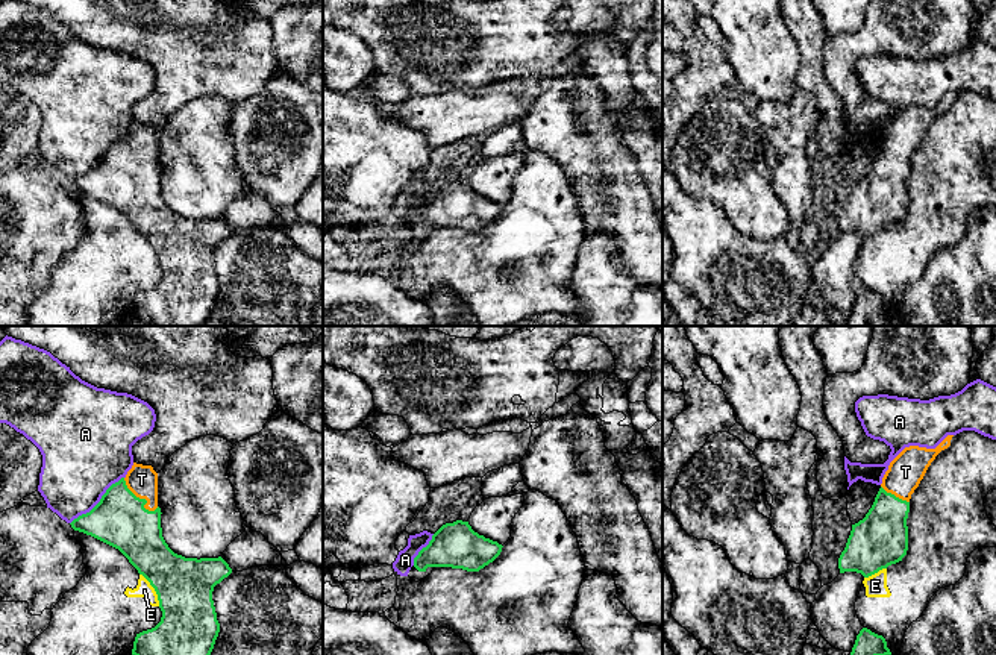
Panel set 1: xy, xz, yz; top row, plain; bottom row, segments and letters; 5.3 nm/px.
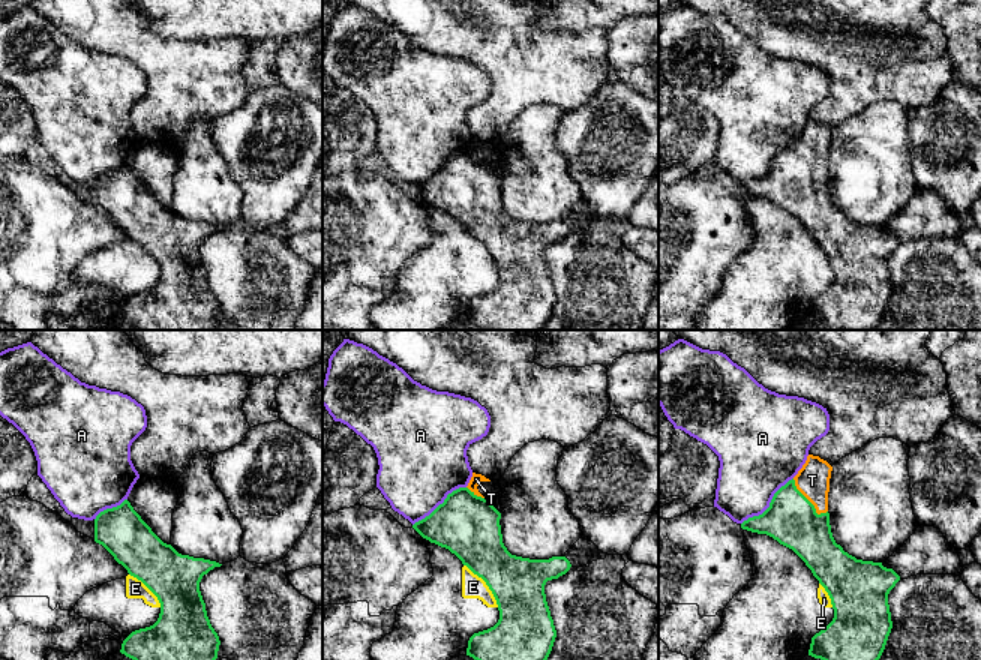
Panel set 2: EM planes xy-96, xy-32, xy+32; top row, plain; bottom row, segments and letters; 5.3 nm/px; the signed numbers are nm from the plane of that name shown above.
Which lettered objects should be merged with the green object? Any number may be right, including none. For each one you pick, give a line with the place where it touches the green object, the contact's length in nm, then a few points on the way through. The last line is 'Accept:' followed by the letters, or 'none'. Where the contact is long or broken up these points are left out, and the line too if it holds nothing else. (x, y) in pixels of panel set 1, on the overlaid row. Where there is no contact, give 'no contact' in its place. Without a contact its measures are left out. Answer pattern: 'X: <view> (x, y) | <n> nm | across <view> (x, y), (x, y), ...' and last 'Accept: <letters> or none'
T: xy (143, 499) | 240 nm | across xy (120, 519), (143, 499), (141, 479)
Accept: T

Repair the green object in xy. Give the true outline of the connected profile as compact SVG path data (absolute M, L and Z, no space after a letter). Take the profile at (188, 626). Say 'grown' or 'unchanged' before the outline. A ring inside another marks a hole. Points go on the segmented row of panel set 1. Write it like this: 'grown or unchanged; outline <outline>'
grown; outline M133 462L127 475L112 484L89 512L70 525L118 549L158 594L161 622L136 634L132 655L211 655L220 632L212 591L232 569L221 556L197 559L174 553L162 537L161 514L158 473L152 465Z

